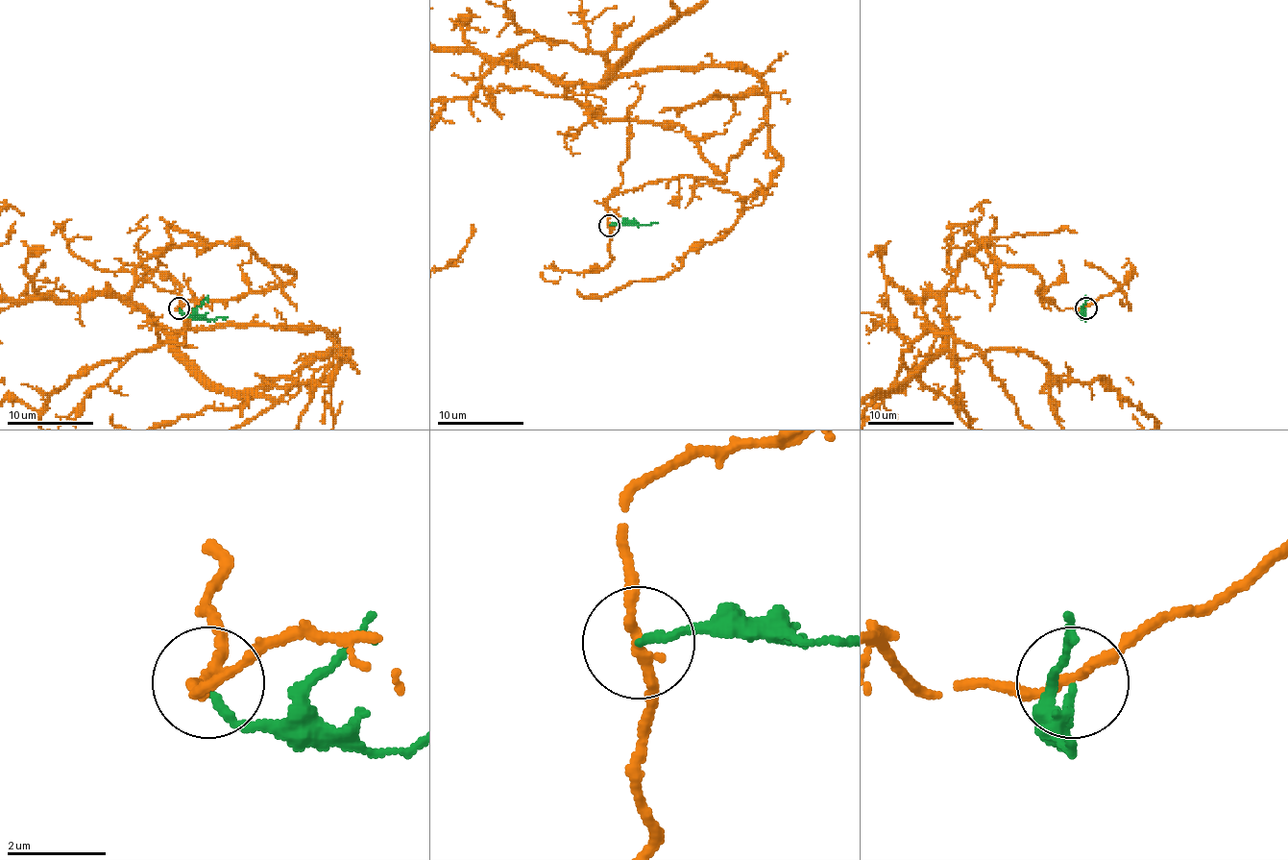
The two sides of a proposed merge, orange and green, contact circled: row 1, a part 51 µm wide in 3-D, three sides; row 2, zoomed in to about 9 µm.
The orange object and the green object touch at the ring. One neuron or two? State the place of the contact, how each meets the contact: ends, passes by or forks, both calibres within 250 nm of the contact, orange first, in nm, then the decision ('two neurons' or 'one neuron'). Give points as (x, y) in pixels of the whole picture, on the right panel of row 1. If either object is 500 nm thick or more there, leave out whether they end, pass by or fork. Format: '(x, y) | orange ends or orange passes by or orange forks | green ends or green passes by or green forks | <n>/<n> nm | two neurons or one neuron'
(1085, 307) | orange passes by | green ends | 200/150 nm | two neurons

